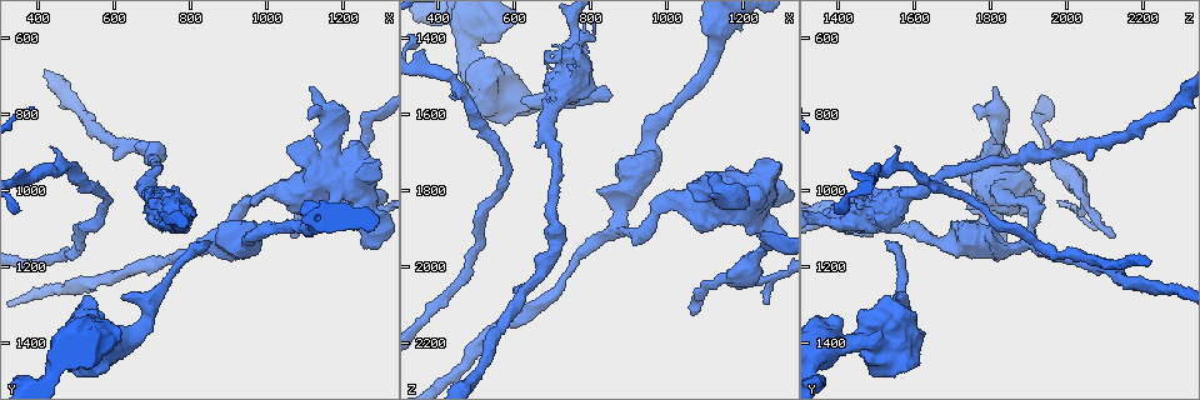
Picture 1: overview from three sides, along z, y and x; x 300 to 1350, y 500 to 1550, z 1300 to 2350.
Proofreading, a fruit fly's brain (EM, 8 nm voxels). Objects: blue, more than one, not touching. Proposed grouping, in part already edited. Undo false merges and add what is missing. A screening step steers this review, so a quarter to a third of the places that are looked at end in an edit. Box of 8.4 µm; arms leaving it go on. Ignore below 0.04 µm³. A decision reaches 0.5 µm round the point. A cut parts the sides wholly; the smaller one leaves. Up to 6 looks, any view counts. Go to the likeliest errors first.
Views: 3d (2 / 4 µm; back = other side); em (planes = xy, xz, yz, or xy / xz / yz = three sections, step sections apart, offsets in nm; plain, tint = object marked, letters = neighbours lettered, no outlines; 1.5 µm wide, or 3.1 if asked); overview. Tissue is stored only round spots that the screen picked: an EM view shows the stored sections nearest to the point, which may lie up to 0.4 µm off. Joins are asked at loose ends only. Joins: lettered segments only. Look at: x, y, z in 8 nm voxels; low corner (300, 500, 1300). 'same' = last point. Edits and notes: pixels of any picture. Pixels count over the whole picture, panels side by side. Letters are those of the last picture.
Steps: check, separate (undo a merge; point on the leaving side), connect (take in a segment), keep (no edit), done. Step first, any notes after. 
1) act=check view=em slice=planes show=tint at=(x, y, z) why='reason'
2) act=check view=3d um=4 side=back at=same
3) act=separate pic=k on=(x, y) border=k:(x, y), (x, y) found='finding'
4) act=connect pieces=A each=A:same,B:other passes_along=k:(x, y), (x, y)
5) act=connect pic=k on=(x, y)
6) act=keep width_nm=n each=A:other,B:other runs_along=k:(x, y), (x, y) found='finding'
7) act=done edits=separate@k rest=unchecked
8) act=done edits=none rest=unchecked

act=check view=3d um=2 at=(855, 1145, 1555)

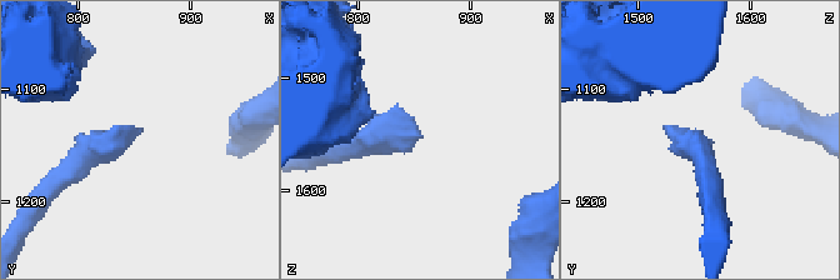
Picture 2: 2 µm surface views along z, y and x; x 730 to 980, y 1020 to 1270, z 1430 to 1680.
act=check view=em slice=yz step=4 show=plain at=(856, 1138, 1556) why='shape alone is not enough'

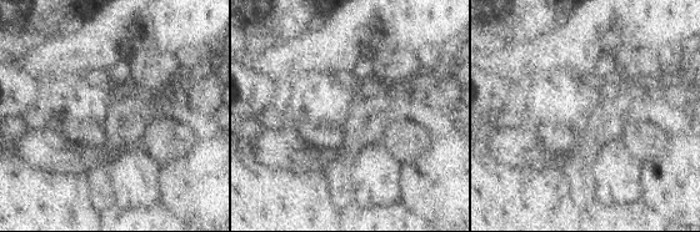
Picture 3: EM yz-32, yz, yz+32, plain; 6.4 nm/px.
act=check view=em slice=yz step=4 show=letters at=same why='what lies round it'

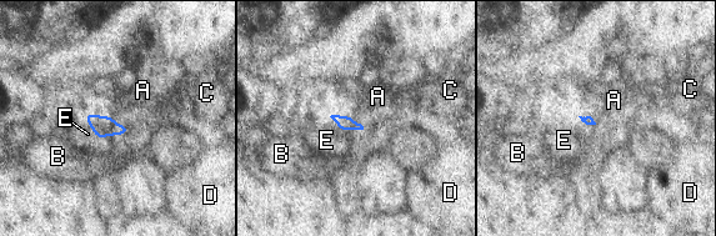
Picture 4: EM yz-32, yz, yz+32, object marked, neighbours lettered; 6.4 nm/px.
act=connect pieces=E each=A:other,B:other,C:other,D:other,E:same passes_along=4:(345, 122), (336, 122), (326, 140) found='it goes on there'

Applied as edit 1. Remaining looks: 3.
act=check view=overview why='redraw'

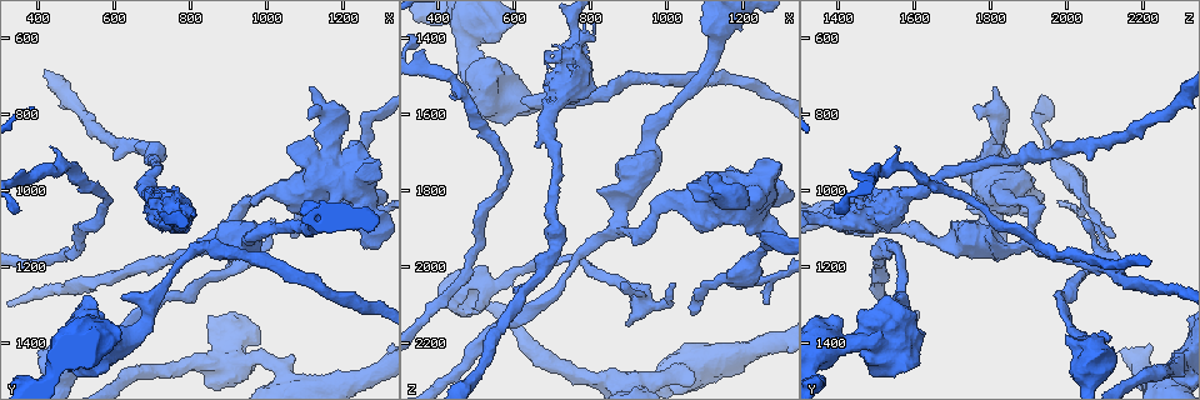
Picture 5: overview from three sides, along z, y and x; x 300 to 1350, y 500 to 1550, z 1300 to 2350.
act=check view=em slice=yz step=4 show=letters at=(1115, 735, 1815) why='free end'

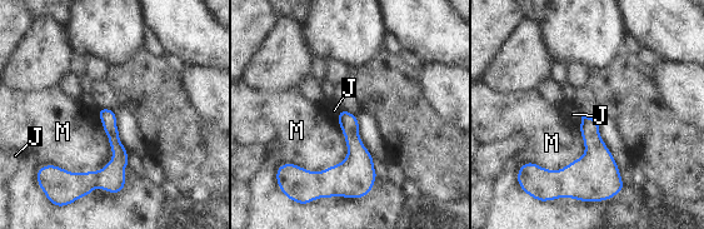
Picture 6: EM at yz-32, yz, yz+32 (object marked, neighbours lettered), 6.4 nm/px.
act=keep longest_contact=M:500nm each=J:other,M:other border=6:(99, 110), (109, 162), (41, 167) found='none of them fits'

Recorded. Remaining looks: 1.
act=done edits=connect@4 rest=unchecked

